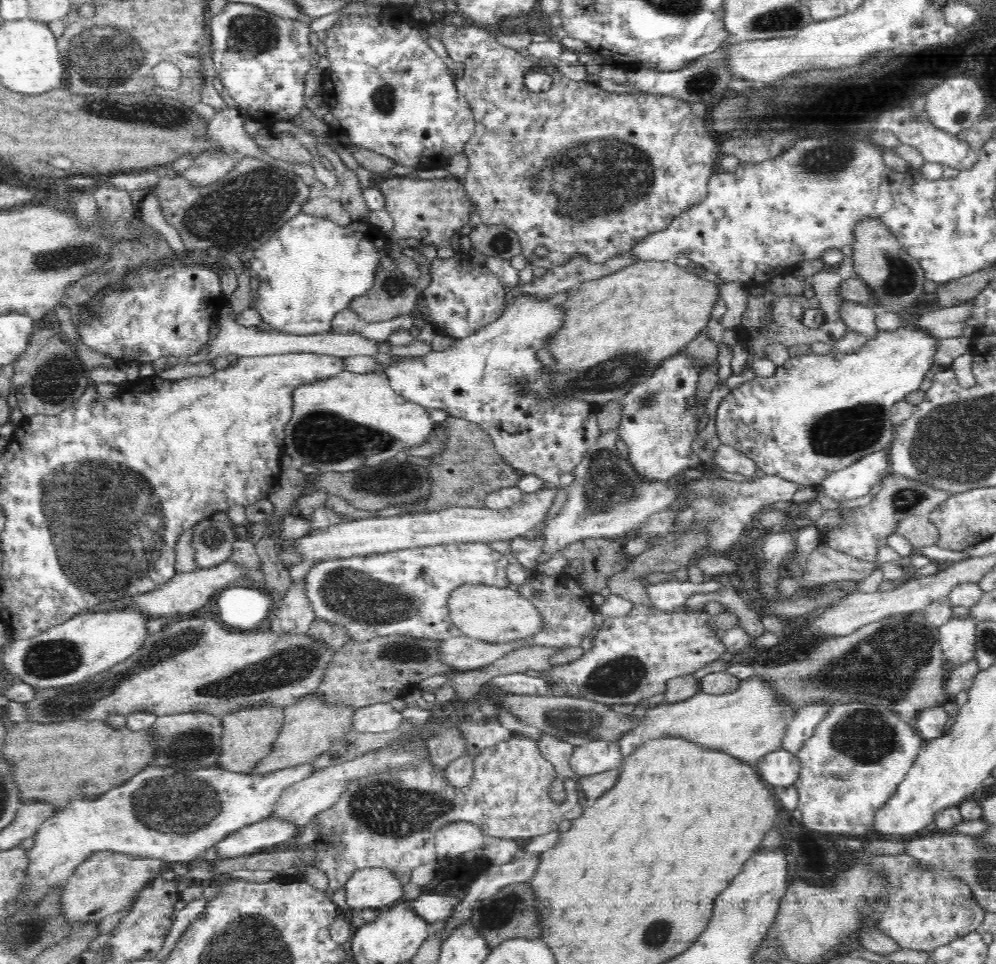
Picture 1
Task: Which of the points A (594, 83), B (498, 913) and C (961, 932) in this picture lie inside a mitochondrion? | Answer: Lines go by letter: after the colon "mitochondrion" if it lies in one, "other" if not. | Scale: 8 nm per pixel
A: other
B: mitochondrion
C: other

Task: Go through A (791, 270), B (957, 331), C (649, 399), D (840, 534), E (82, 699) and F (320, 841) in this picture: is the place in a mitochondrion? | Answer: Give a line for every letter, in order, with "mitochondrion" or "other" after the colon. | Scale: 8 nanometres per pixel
A: other
B: other
C: mitochondrion
D: other
E: mitochondrion
F: other

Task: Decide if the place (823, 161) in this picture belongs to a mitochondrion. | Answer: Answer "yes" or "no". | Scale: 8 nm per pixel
yes

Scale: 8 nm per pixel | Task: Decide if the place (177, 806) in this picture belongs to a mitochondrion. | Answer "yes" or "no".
yes

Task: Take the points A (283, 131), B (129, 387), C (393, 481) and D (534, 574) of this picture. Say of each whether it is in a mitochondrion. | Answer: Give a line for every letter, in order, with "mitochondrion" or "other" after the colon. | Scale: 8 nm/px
A: other
B: other
C: mitochondrion
D: other

